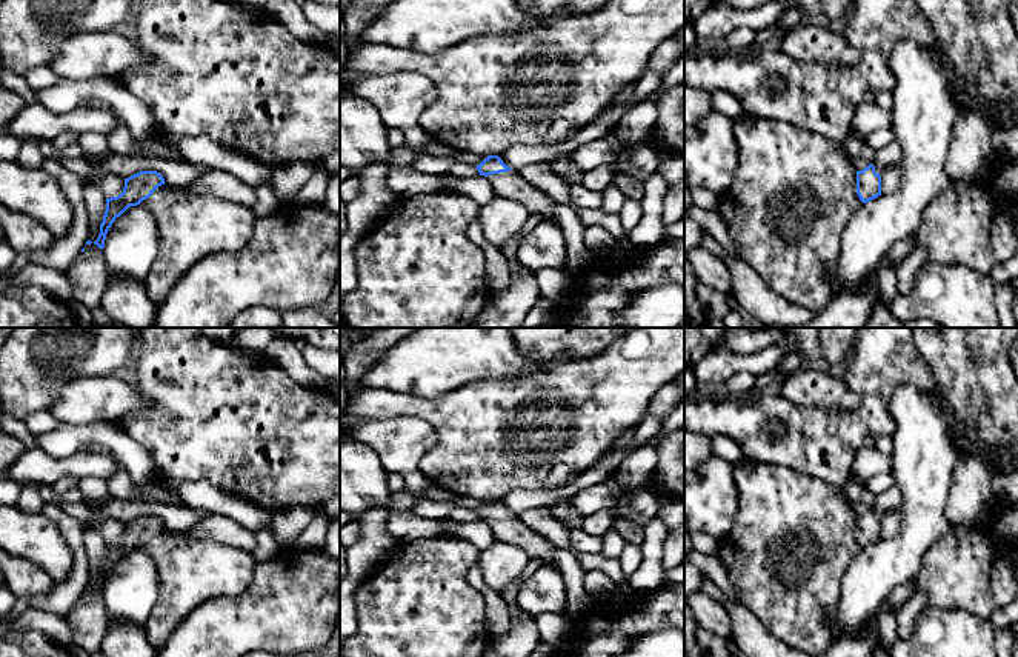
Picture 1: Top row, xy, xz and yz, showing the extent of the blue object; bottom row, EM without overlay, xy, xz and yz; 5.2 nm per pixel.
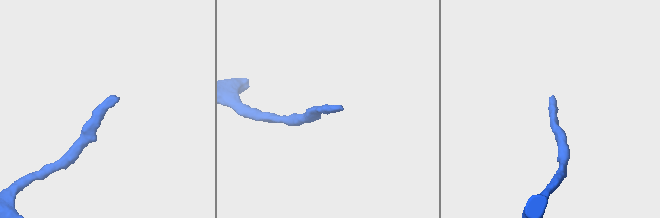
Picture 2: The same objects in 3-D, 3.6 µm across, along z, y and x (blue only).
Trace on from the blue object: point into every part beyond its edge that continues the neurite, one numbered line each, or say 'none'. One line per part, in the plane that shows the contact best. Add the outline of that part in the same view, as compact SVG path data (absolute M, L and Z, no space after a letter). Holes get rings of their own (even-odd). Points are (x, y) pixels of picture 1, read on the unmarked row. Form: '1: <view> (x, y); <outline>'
1: xz (509, 530); M506 515L487 520L495 534L495 543L518 546L526 551L529 559L538 559L543 565L555 566L555 546L538 532L534 532L517 515Z

